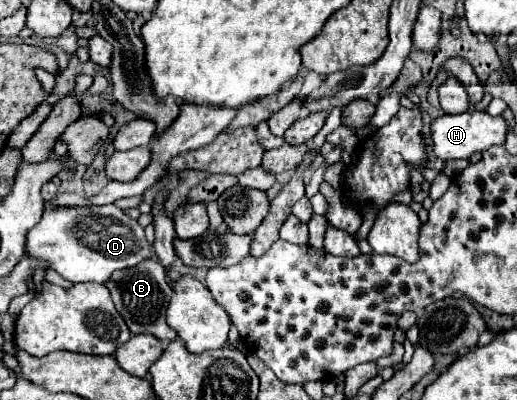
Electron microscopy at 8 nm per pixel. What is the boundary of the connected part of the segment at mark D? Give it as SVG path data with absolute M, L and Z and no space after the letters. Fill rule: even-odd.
M115 204L43 212L41 222L27 234L27 252L51 262L51 268L69 282L99 284L105 284L113 272L133 268L155 256L153 244L147 242L139 222L123 214Z

